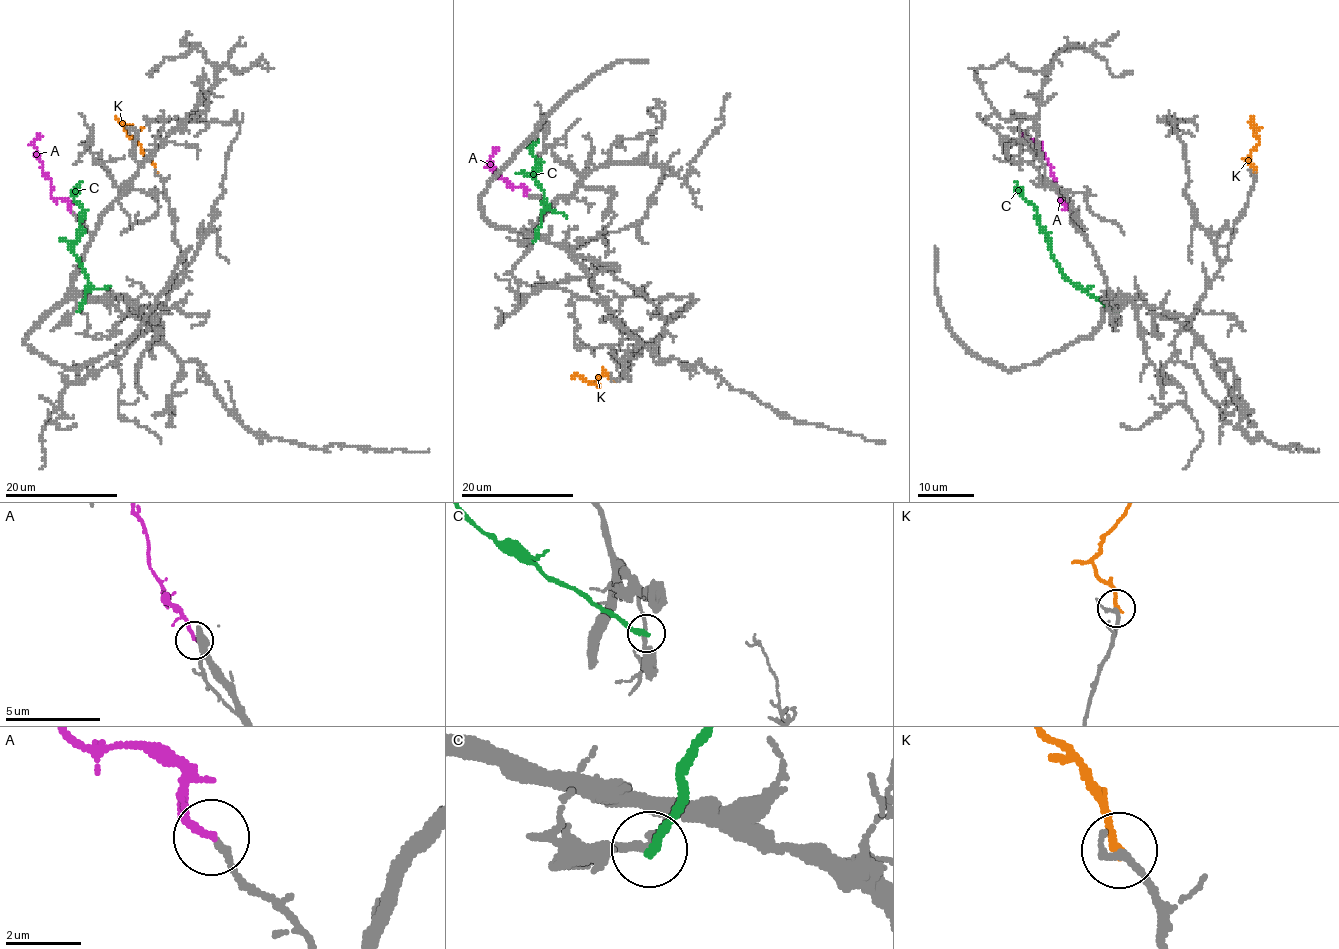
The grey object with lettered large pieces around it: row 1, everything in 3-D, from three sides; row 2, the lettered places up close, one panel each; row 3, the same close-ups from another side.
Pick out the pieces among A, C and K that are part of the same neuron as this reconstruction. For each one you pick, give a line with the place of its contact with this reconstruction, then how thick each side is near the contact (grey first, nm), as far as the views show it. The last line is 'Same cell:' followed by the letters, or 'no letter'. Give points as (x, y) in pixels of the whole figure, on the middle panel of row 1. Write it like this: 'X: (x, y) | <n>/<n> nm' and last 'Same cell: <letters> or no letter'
A: (529, 195) | 170/180 nm
Same cell: A

